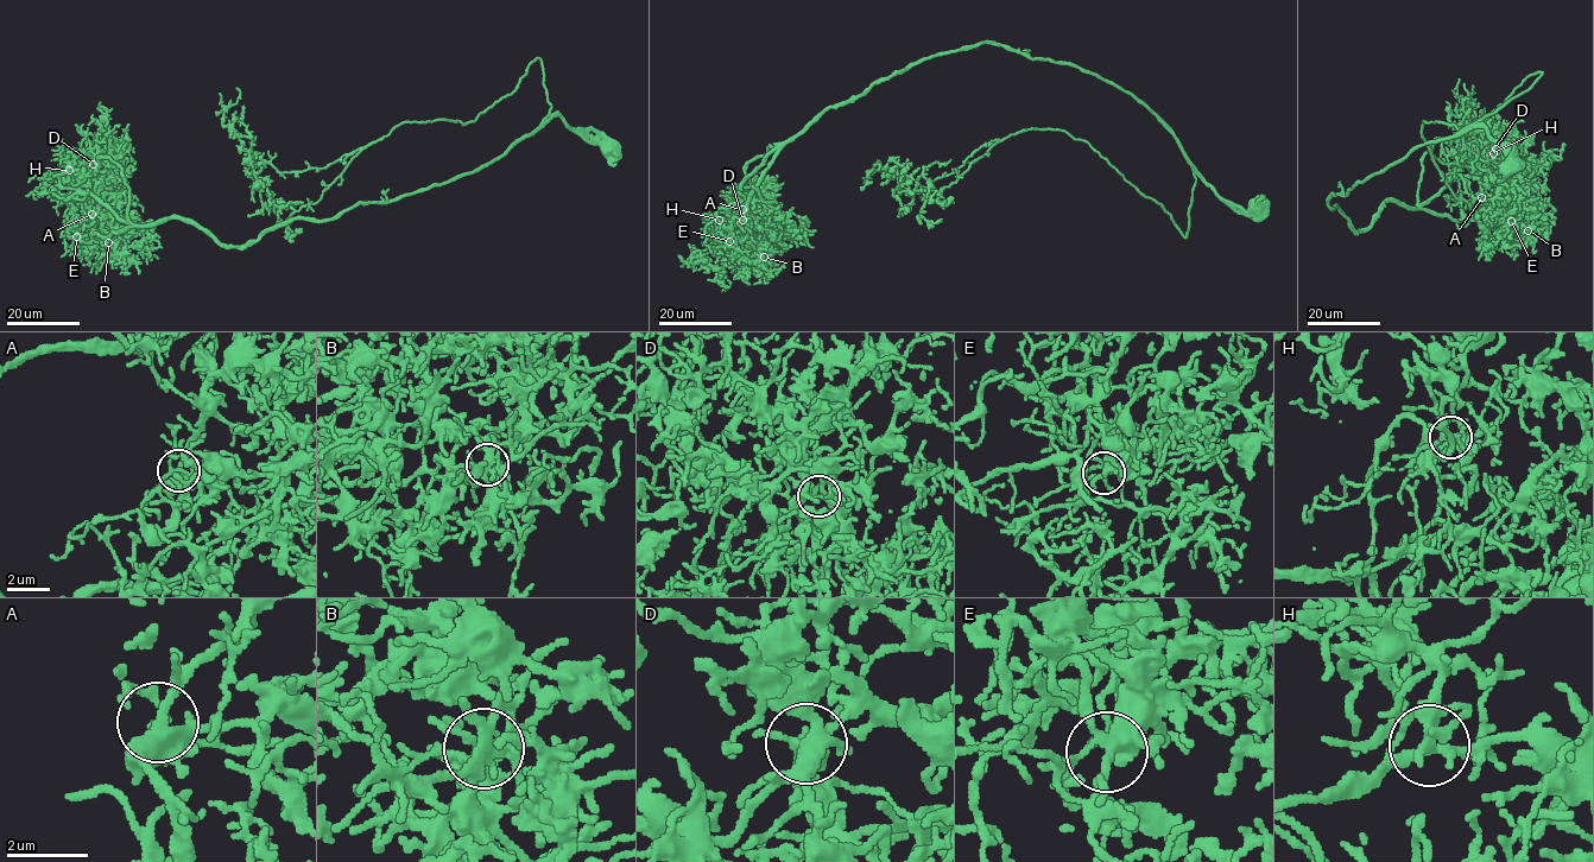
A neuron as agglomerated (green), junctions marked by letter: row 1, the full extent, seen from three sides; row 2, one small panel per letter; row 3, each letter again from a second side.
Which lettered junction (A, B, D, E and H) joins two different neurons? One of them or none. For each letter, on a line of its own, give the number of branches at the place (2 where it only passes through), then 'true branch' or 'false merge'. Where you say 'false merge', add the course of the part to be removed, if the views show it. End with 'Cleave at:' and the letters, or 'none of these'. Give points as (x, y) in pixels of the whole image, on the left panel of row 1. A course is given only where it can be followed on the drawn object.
A: branches 5; true branch
B: branches 6; true branch
D: branches 5; true branch
E: branches 5; true branch
H: branches 5; true branch
Cleave at: none of these

